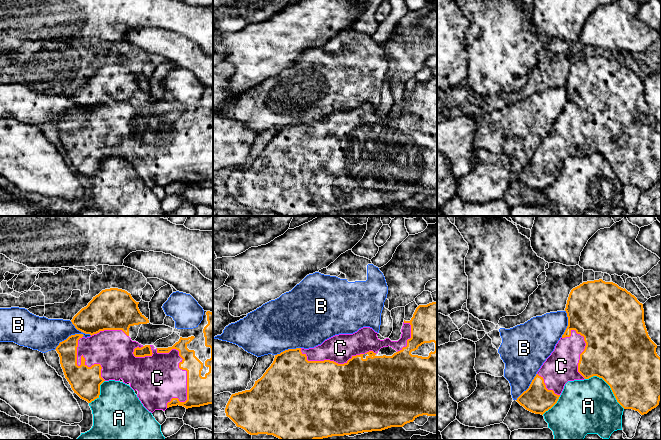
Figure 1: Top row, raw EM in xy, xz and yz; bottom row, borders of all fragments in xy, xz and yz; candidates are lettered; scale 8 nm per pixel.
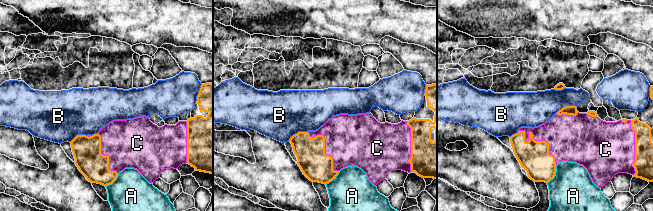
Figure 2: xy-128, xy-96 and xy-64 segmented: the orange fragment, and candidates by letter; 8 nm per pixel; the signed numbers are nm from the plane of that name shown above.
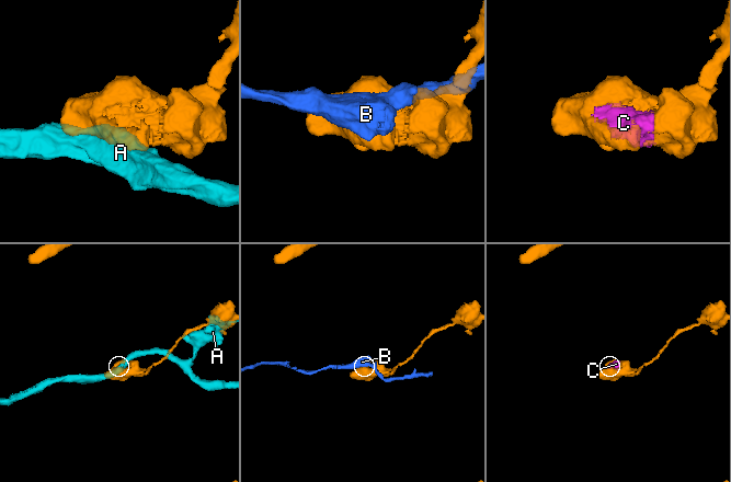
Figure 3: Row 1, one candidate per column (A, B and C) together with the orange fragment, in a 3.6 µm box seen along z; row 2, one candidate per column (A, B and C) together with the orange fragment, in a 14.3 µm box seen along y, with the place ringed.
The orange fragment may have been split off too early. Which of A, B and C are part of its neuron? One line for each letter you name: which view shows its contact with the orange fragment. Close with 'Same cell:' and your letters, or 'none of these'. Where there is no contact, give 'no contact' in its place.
C: contact in xy
Same cell: C

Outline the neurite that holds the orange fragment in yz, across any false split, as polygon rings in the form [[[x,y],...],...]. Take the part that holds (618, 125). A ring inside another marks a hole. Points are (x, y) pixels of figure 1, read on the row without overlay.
[[[599,55],[583,58],[573,64],[565,87],[568,102],[564,110],[537,148],[529,164],[516,177],[526,186],[543,191],[557,179],[568,157],[597,152],[610,162],[617,178],[624,185],[632,185],[644,191],[656,184],[661,174],[661,134],[657,131],[657,121],[649,113],[645,102],[643,80],[625,64]]]

